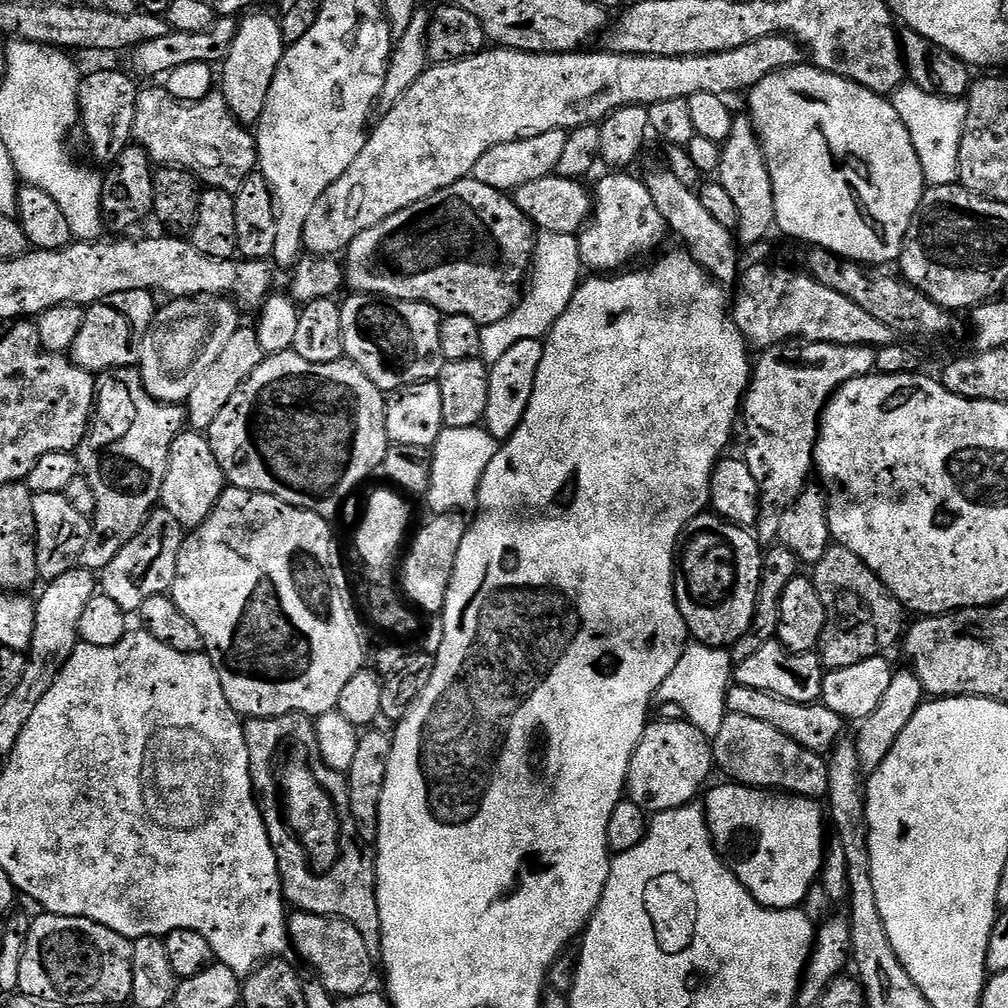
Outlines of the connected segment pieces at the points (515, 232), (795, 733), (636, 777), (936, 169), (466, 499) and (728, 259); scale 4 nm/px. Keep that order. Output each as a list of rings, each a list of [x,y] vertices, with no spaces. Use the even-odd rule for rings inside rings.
[[[465,178],[438,190],[434,194],[430,194],[430,198],[422,198],[422,202],[414,202],[414,206],[406,206],[402,210],[398,210],[398,214],[390,214],[390,218],[378,222],[378,226],[370,226],[370,230],[362,230],[362,234],[358,234],[358,238],[354,238],[354,242],[348,244],[346,255],[343,257],[343,259],[345,258],[345,260],[342,260],[344,284],[347,287],[352,287],[351,291],[356,294],[367,294],[373,298],[387,298],[389,301],[418,300],[425,304],[433,304],[442,314],[469,316],[477,324],[487,326],[497,324],[516,307],[522,295],[522,285],[530,272],[533,247],[533,225],[516,209],[514,204],[505,196],[505,193],[477,180]]]
[[[734,684],[729,687],[727,694],[727,711],[744,717],[763,720],[774,724],[784,735],[800,746],[819,754],[833,749],[846,728],[846,721],[822,702],[813,705],[788,704],[767,692],[755,692],[750,687]],[[844,728],[844,729],[843,729]]]
[[[661,719],[660,724],[649,723],[644,729],[642,738],[632,755],[632,761],[628,767],[628,779],[626,781],[626,796],[642,809],[646,814],[669,812],[684,804],[693,803],[697,799],[700,787],[708,780],[708,775],[714,769],[713,745],[709,737],[697,730],[693,724],[679,720]]]
[[[906,82],[891,95],[891,102],[911,136],[918,160],[922,164],[923,178],[929,187],[950,185],[959,179],[961,138],[968,117],[967,103],[960,98],[940,97]]]
[[[445,428],[433,444],[429,459],[429,484],[426,489],[433,515],[447,515],[472,503],[479,495],[480,482],[487,466],[499,448],[499,441],[491,431],[474,428]]]
[[[663,170],[664,172],[652,172],[646,176],[648,193],[654,198],[654,206],[658,206],[658,210],[662,214],[665,225],[669,229],[672,228],[688,243],[687,251],[691,253],[693,259],[701,263],[703,268],[712,268],[717,276],[722,277],[722,282],[725,286],[731,285],[737,279],[738,268],[736,272],[736,248],[738,249],[737,241],[734,239],[733,233],[726,227],[721,226],[714,217],[700,204],[699,195],[695,191],[691,192],[689,185],[681,180],[675,172],[671,170]]]

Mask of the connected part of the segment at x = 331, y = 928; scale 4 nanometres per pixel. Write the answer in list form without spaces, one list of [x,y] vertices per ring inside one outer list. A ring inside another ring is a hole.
[[[299,910],[293,911],[287,917],[287,922],[291,947],[296,947],[297,954],[317,972],[313,973],[333,997],[357,996],[369,987],[368,979],[372,976],[373,957],[354,925],[344,920],[314,916]]]

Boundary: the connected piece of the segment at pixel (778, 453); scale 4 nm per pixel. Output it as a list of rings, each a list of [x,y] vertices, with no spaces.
[[[805,343],[801,348],[804,349],[800,353],[788,352],[785,356],[761,355],[764,357],[757,364],[755,361],[750,372],[746,403],[742,408],[742,428],[744,424],[748,449],[742,456],[760,486],[760,503],[765,509],[776,508],[803,490],[804,479],[814,472],[816,438],[824,407],[846,382],[869,375],[876,366],[875,347]]]

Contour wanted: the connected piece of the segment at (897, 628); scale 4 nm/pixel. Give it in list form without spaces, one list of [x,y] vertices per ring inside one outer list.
[[[829,546],[826,554],[822,554],[822,558],[814,565],[814,572],[816,591],[830,613],[818,645],[820,662],[825,669],[854,666],[854,662],[887,653],[887,648],[896,639],[896,643],[901,639],[906,628],[904,605],[849,548]]]

